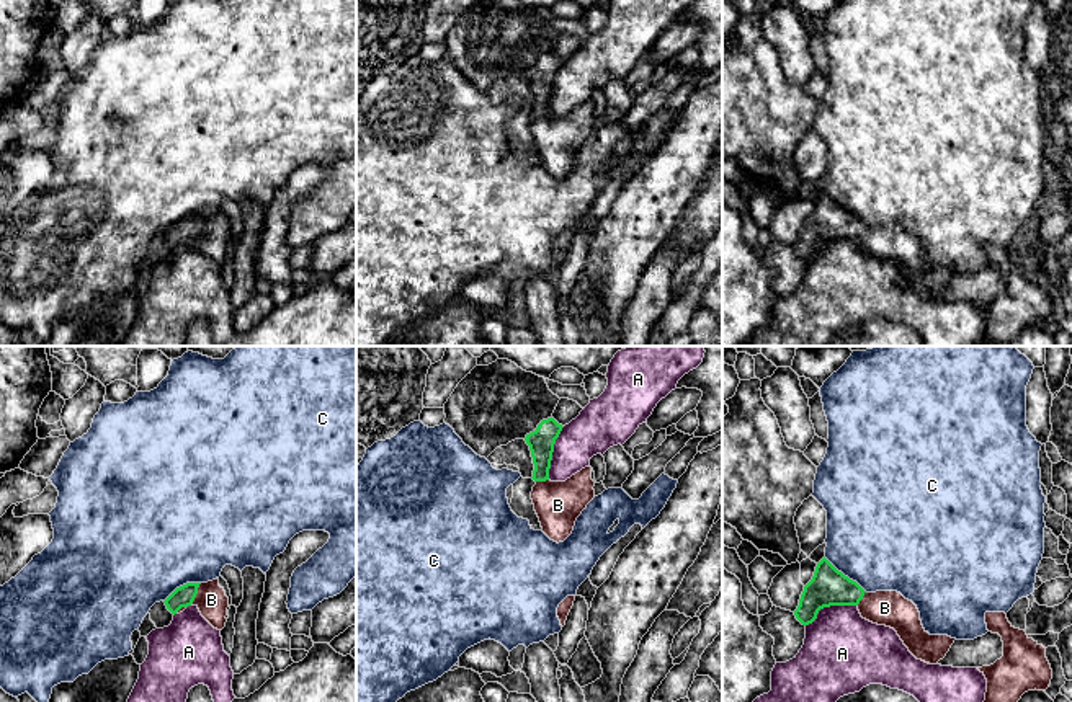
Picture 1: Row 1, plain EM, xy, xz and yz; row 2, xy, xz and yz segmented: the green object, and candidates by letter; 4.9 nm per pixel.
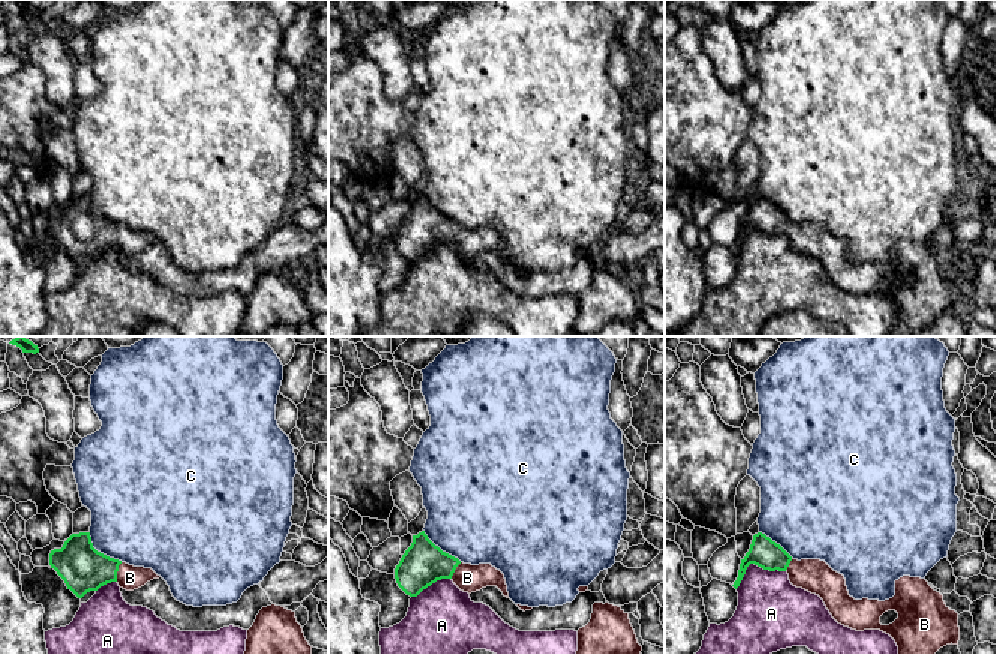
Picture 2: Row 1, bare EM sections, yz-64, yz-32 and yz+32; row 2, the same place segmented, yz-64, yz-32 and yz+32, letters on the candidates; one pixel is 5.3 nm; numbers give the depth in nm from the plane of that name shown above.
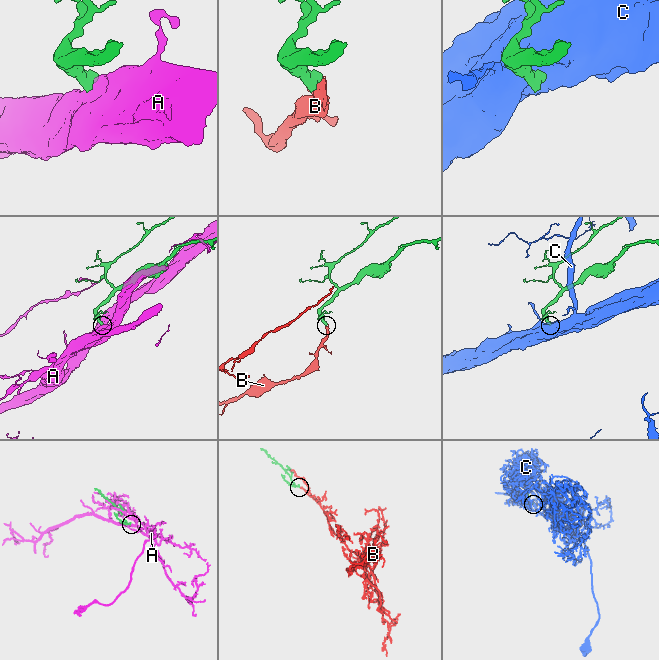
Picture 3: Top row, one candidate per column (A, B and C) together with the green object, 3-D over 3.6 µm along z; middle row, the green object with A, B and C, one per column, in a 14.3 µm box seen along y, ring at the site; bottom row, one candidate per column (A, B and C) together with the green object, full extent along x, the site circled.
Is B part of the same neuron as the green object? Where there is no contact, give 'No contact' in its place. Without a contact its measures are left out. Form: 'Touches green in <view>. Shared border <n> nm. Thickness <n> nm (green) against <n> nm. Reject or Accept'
Touches green in xy. Shared border 120 nm. Thickness 110 nm (green) against 150 nm. Accept

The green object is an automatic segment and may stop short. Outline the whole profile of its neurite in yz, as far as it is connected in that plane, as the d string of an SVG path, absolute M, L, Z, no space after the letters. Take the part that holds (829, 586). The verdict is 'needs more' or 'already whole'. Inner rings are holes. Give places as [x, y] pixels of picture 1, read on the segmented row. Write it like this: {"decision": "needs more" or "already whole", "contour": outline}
{"decision": "needs more", "contour": "M824 557L804 586L794 615L802 625L809 625L820 609L830 606L856 606L863 619L894 629L909 651L930 664L943 660L956 640L948 635L930 635L922 625L917 606L900 593L866 593Z"}

